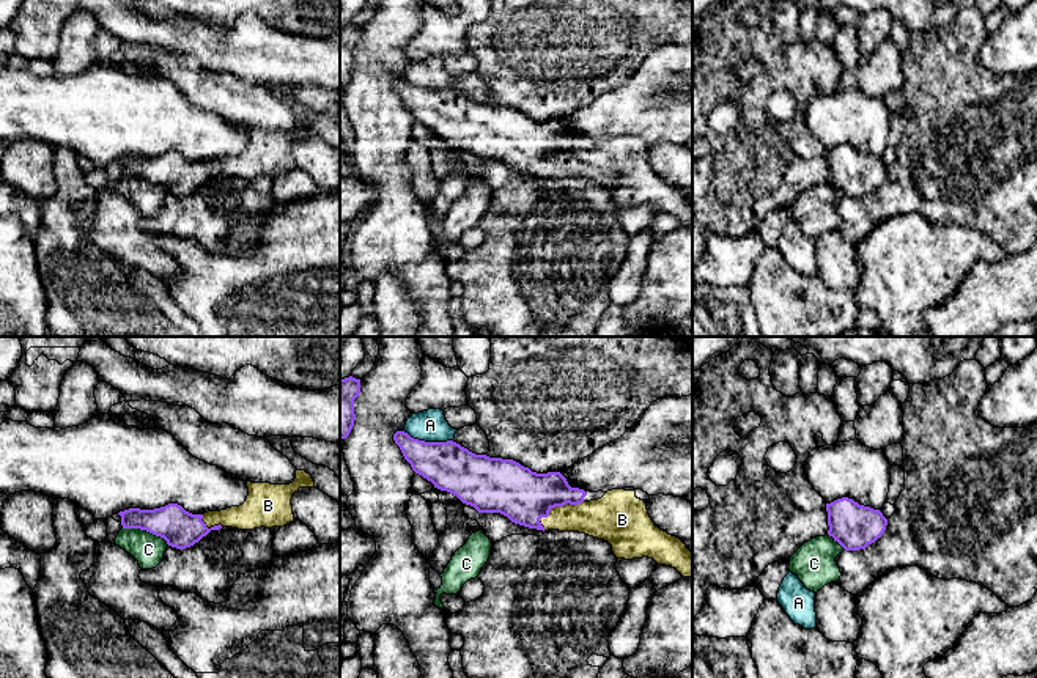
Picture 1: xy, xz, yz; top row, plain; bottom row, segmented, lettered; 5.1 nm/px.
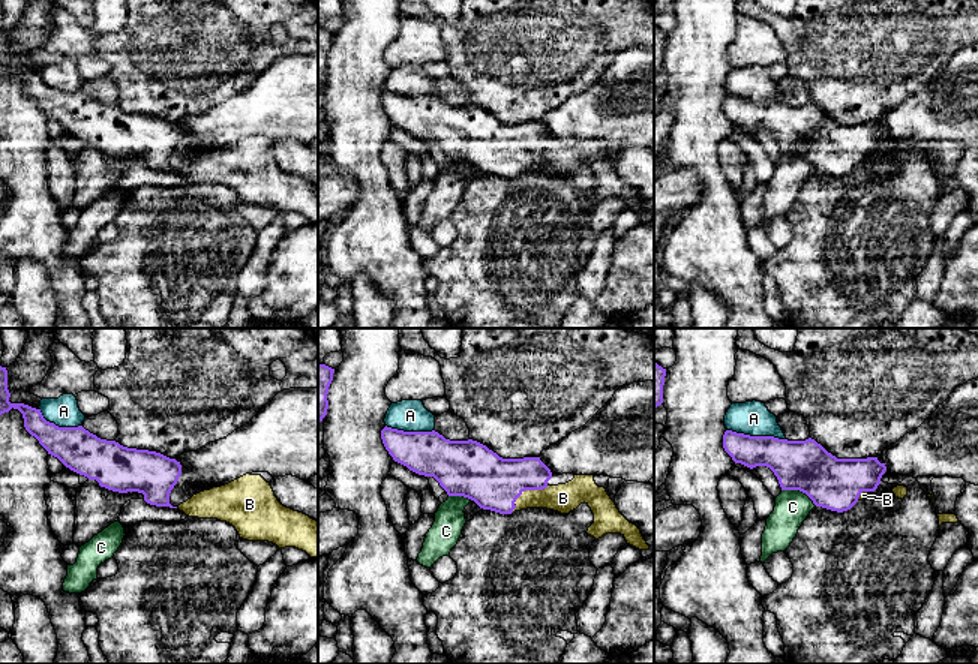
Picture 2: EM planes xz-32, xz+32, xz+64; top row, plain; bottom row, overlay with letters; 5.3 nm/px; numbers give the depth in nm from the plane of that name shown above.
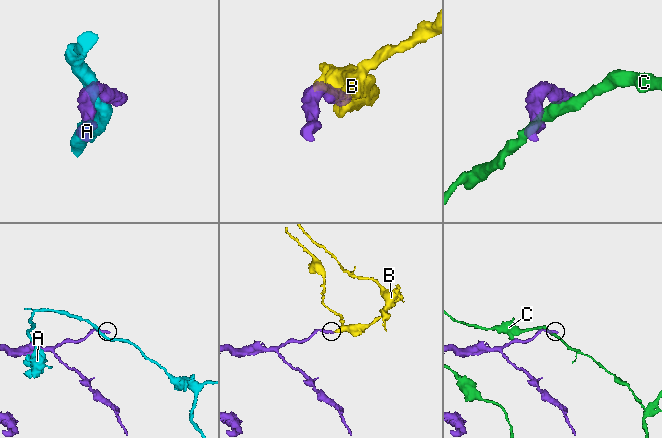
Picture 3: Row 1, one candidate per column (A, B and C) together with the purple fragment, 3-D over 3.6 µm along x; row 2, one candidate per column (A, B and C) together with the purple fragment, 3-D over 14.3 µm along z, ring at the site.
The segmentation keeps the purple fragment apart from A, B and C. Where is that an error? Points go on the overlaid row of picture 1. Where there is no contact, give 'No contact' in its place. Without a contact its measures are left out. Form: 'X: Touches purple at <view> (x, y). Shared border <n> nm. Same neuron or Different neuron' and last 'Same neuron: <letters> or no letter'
A: Touches purple at xz (428, 442). Shared border 260 nm. Different neuron
B: Touches purple at xz (554, 507). Shared border 260 nm. Same neuron
C: Touches purple at xy (147, 530). Shared border 260 nm. Different neuron
Same neuron: B

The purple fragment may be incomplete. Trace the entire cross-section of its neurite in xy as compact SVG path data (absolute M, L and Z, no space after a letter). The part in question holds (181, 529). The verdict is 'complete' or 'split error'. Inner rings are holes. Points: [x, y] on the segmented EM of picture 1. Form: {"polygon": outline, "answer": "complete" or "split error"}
{"polygon": "M296 470L290 485L245 481L249 496L239 507L205 514L192 514L178 503L154 510L129 508L120 511L123 529L140 529L167 541L168 546L186 549L198 543L211 530L231 527L253 530L260 527L283 527L294 521L291 499L301 488L315 488L305 470Z", "answer": "split error"}

